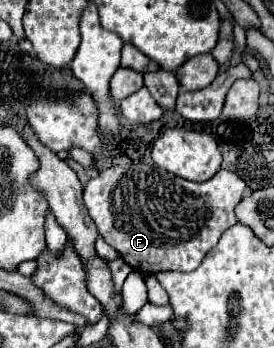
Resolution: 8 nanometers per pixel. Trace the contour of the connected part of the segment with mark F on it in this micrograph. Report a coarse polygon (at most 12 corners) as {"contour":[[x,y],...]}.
{"contour":[[116,165],[84,187],[140,273],[194,271],[246,183]]}

